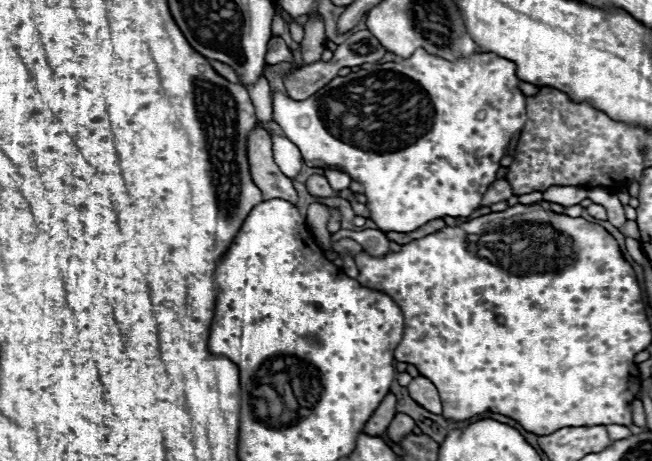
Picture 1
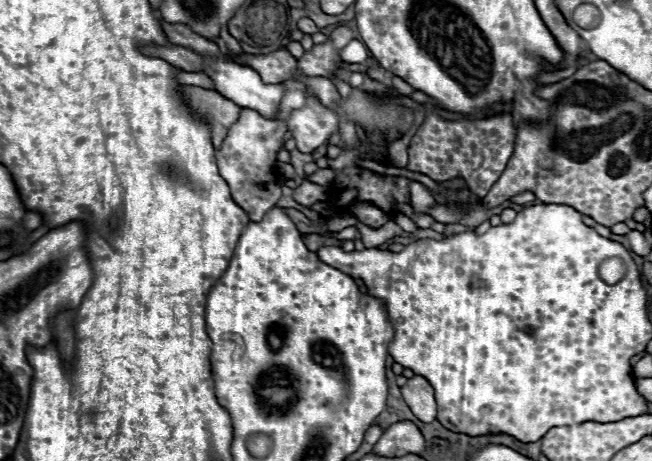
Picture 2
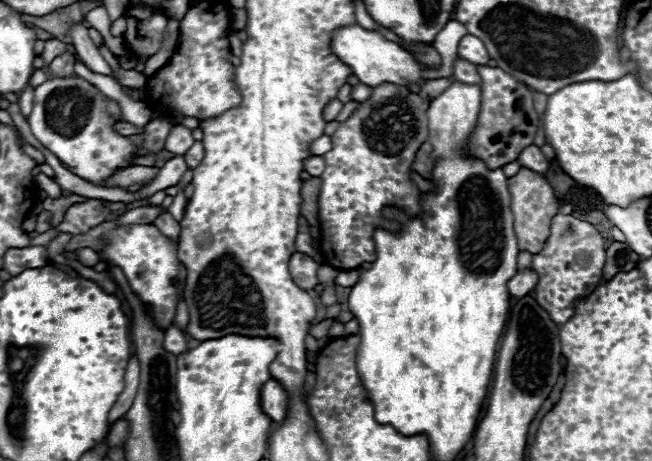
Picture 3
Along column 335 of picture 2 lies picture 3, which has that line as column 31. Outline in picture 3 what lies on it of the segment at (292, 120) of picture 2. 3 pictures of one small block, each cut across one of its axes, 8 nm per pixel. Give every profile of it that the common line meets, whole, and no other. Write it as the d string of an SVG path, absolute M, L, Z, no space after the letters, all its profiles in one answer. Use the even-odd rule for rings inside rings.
M78 76L76 78L50 78L44 84L36 86L34 108L32 108L32 114L28 116L28 124L34 138L42 146L46 146L52 154L56 154L64 166L68 166L70 170L76 170L78 176L88 178L90 182L100 182L108 178L118 166L130 166L130 158L134 158L136 154L136 146L126 136L112 132L114 122L116 120L106 114L106 104L102 100L100 90Z

